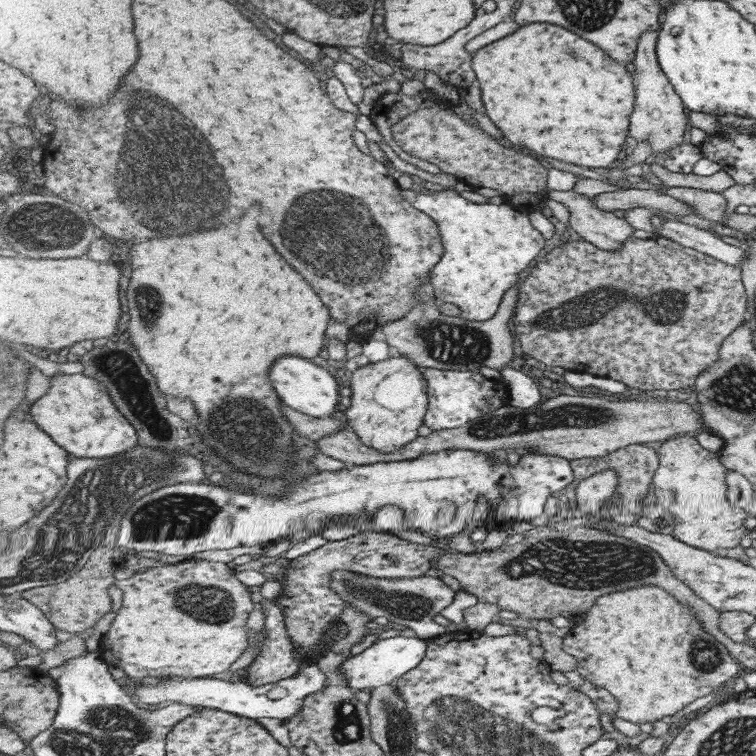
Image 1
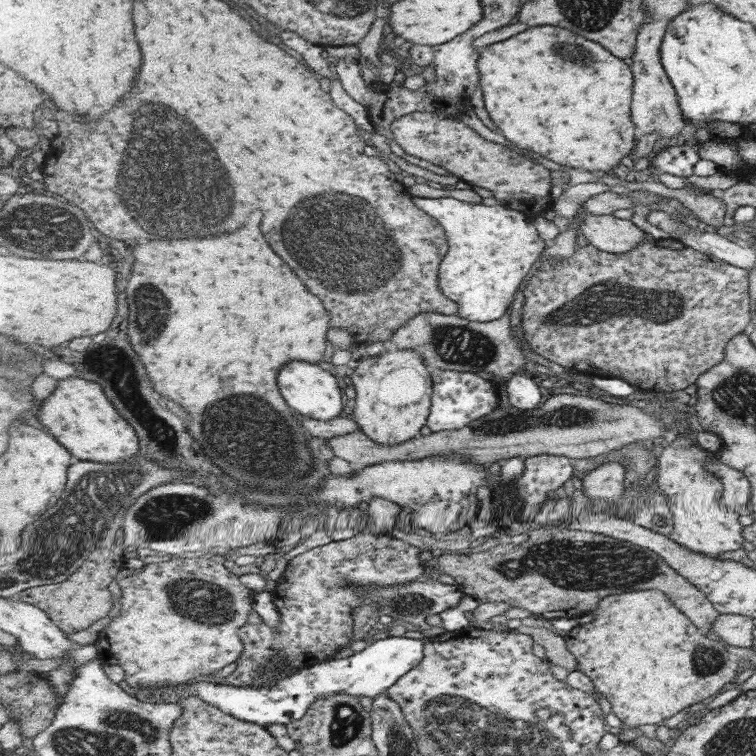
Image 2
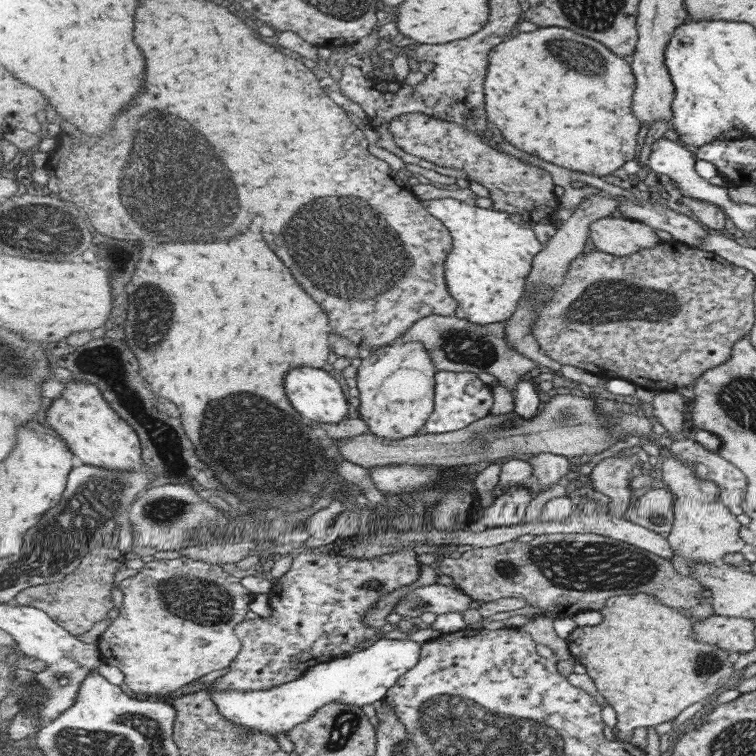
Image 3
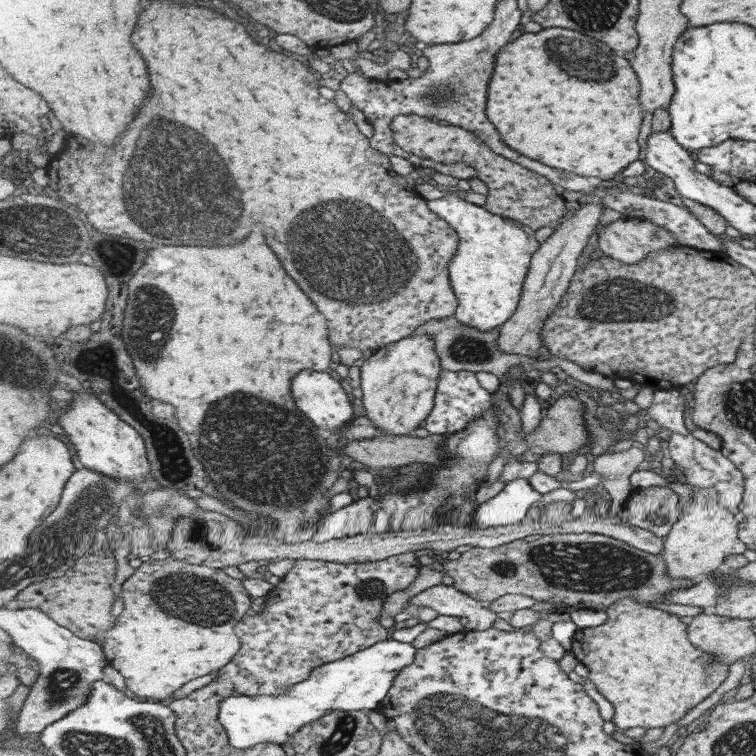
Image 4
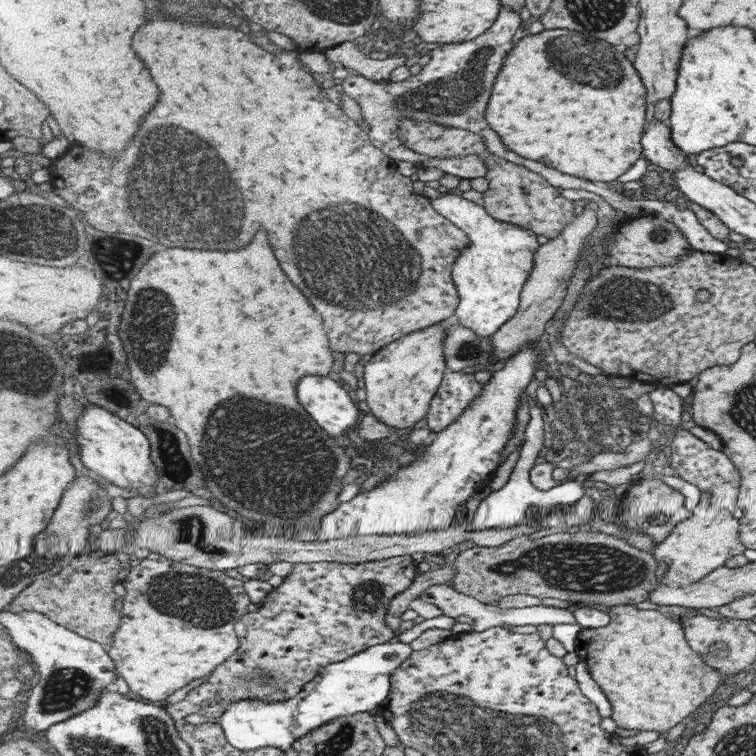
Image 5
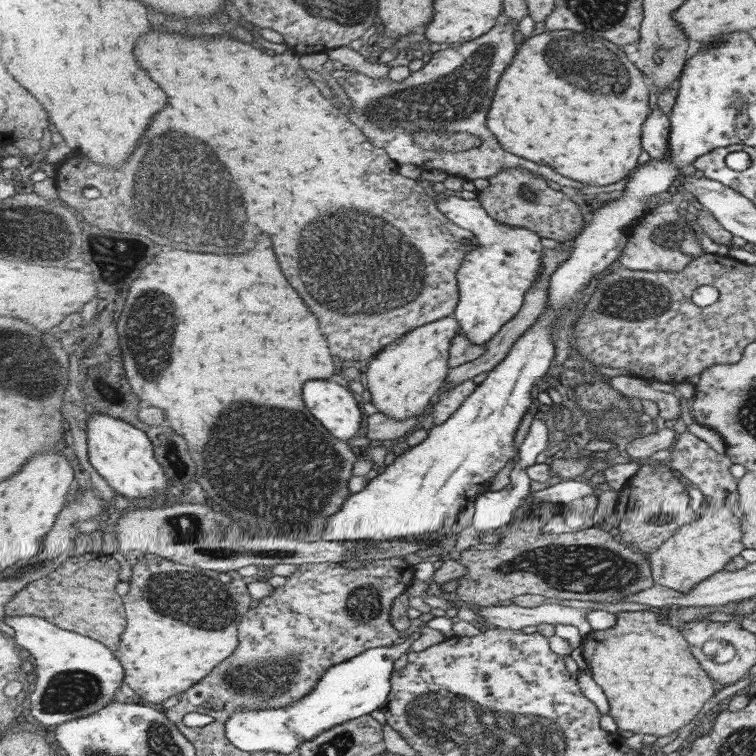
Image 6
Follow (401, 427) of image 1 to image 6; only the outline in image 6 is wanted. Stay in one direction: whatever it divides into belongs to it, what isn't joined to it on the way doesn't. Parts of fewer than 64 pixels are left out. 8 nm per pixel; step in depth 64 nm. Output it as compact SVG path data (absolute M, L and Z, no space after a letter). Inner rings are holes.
M455 315L415 328L405 337L389 344L371 360L366 372L371 403L379 412L410 419L423 415L438 395L450 375L450 349L457 336L462 334L460 321Z

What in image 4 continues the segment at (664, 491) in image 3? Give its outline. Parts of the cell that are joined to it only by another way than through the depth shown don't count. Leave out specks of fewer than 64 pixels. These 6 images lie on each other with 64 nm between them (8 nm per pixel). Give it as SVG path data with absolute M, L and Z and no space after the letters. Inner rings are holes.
M666 486L636 489L622 514L625 521L666 537L683 516L683 496Z

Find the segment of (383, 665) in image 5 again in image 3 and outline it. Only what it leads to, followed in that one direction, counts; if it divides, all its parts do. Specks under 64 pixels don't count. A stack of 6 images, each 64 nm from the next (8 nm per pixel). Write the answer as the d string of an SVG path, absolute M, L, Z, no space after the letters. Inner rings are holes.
M379 639L376 643L343 658L310 668L301 678L271 690L245 692L245 690L211 690L213 700L222 716L235 726L243 726L255 734L286 734L298 724L306 723L319 708L333 702L343 702L363 708L365 704L384 700L391 687L398 683L422 658L422 645L413 640Z

